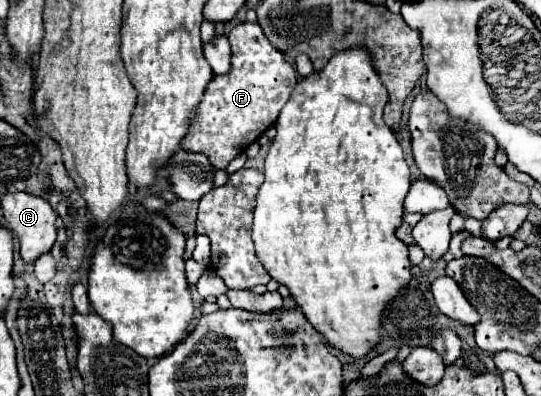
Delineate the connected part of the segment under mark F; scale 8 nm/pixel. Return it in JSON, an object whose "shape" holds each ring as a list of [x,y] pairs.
{"shape":[[[240,23],[232,27],[228,41],[232,47],[232,69],[228,75],[216,75],[208,83],[204,101],[200,101],[190,131],[180,143],[184,151],[208,155],[216,169],[228,167],[236,155],[276,123],[276,117],[298,79],[294,67],[272,47],[258,23]]]}

